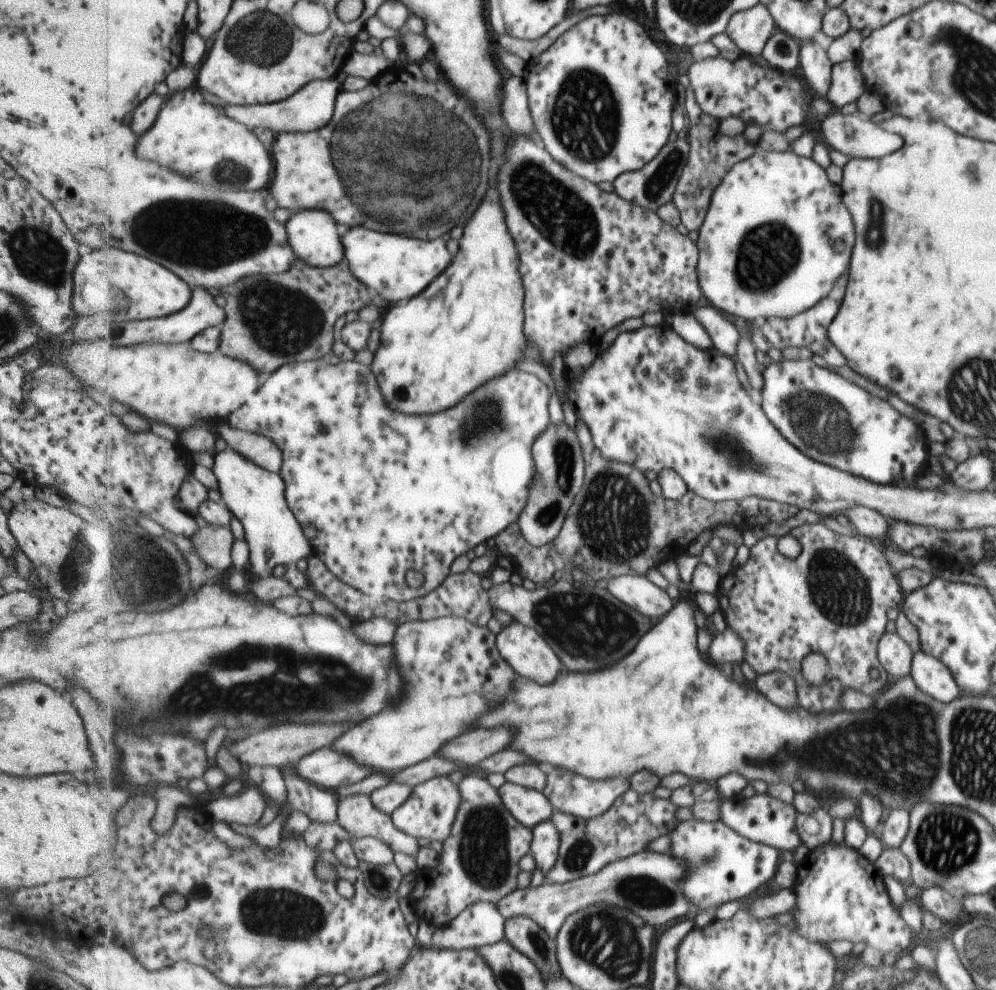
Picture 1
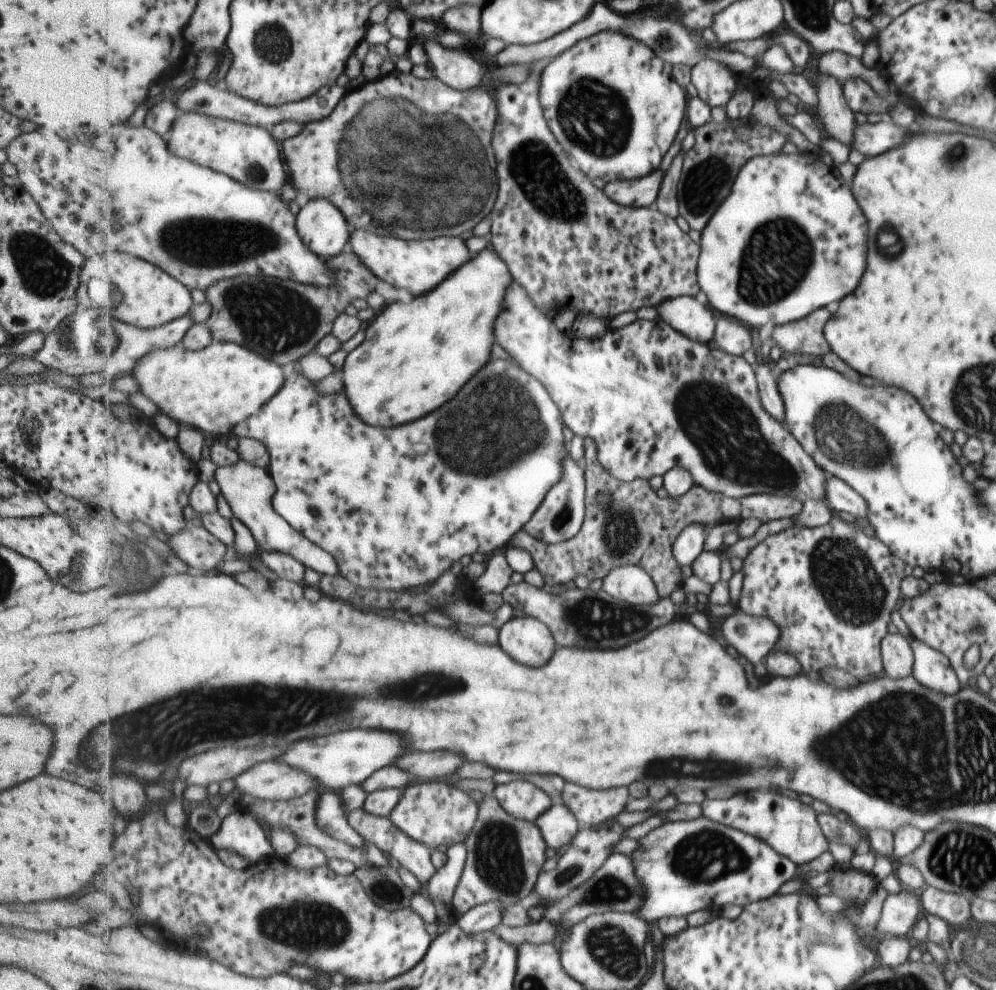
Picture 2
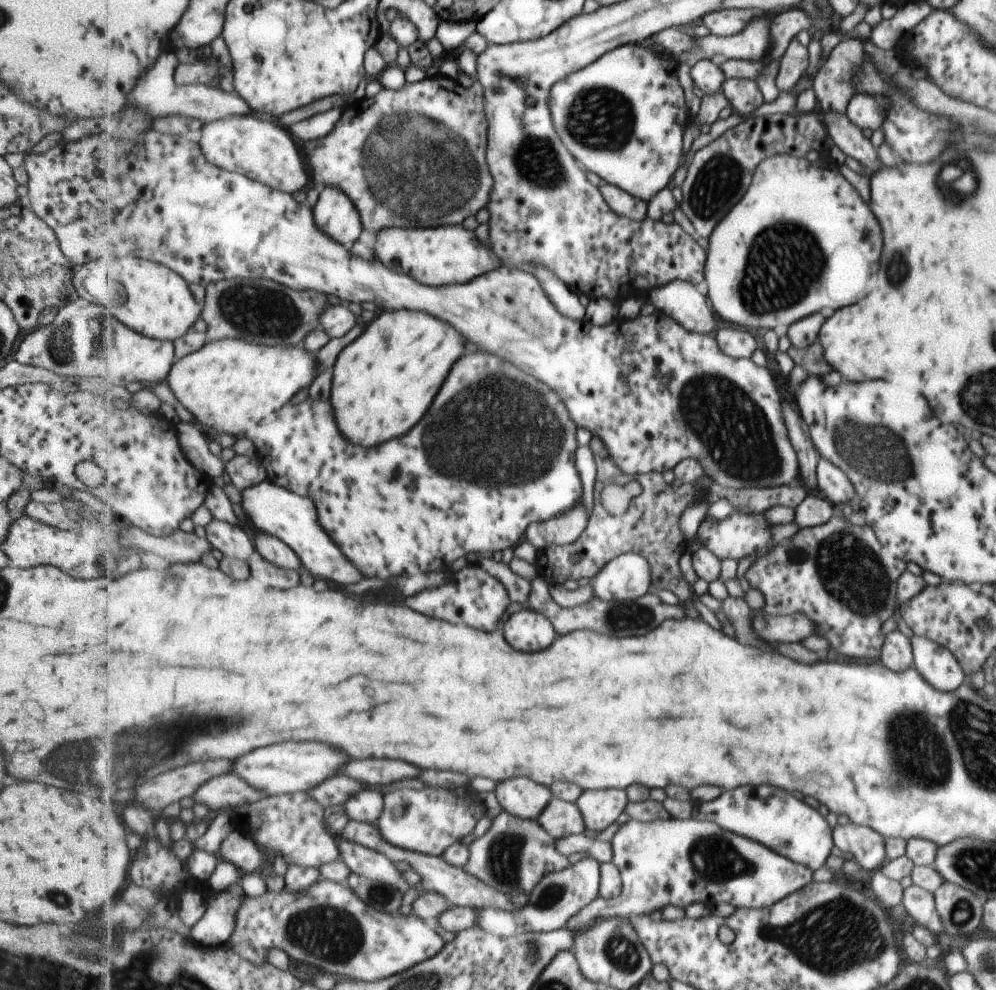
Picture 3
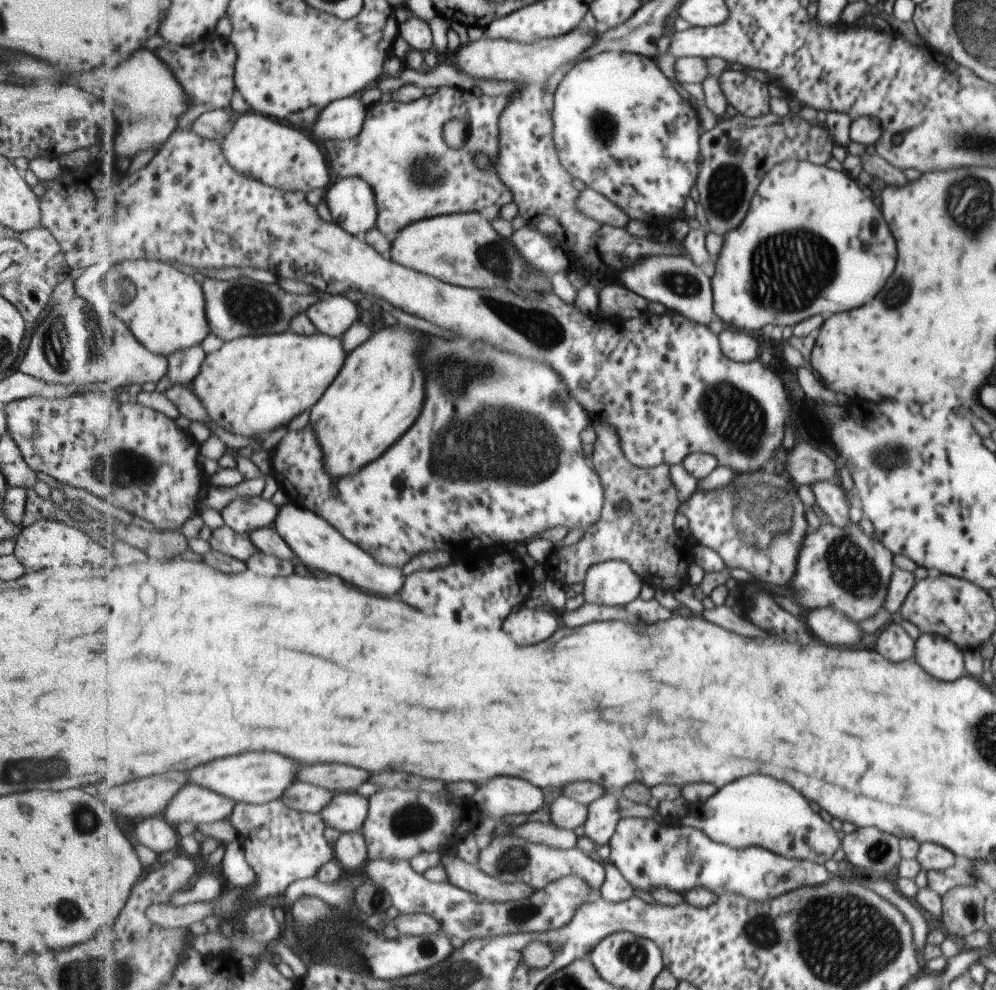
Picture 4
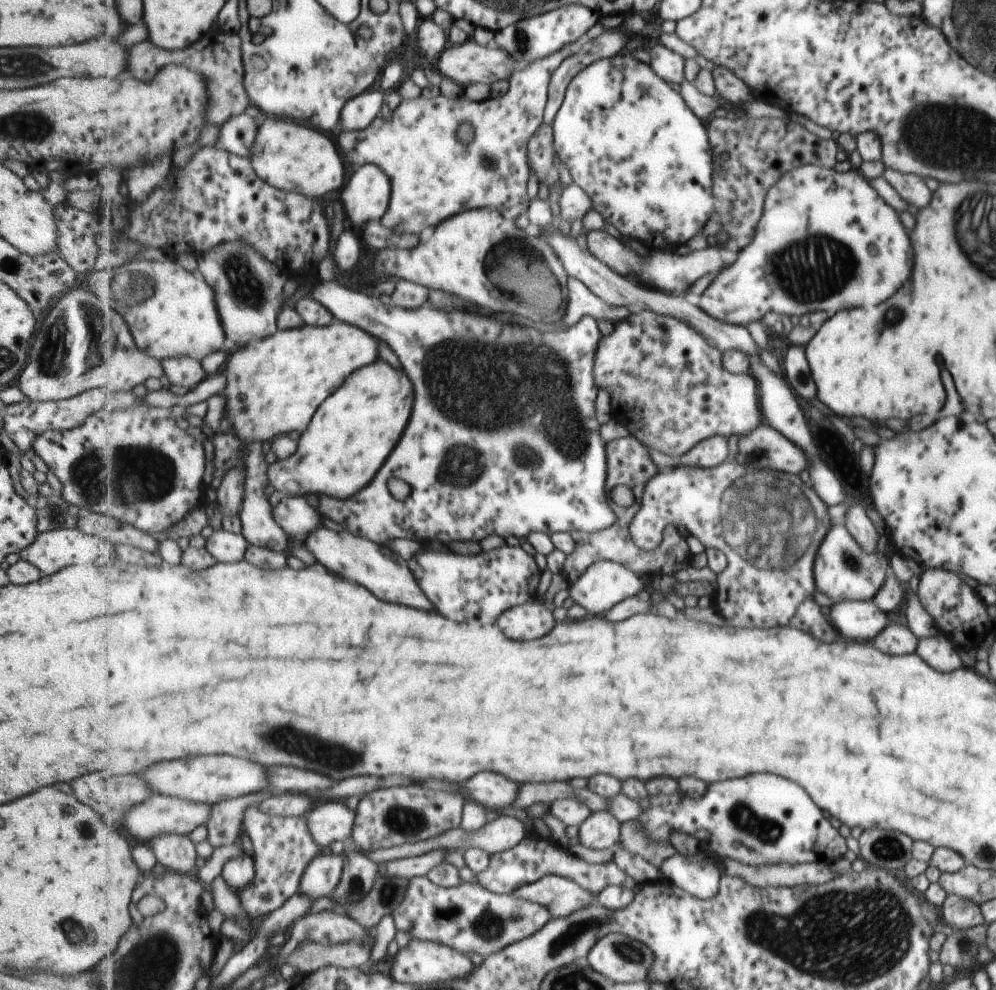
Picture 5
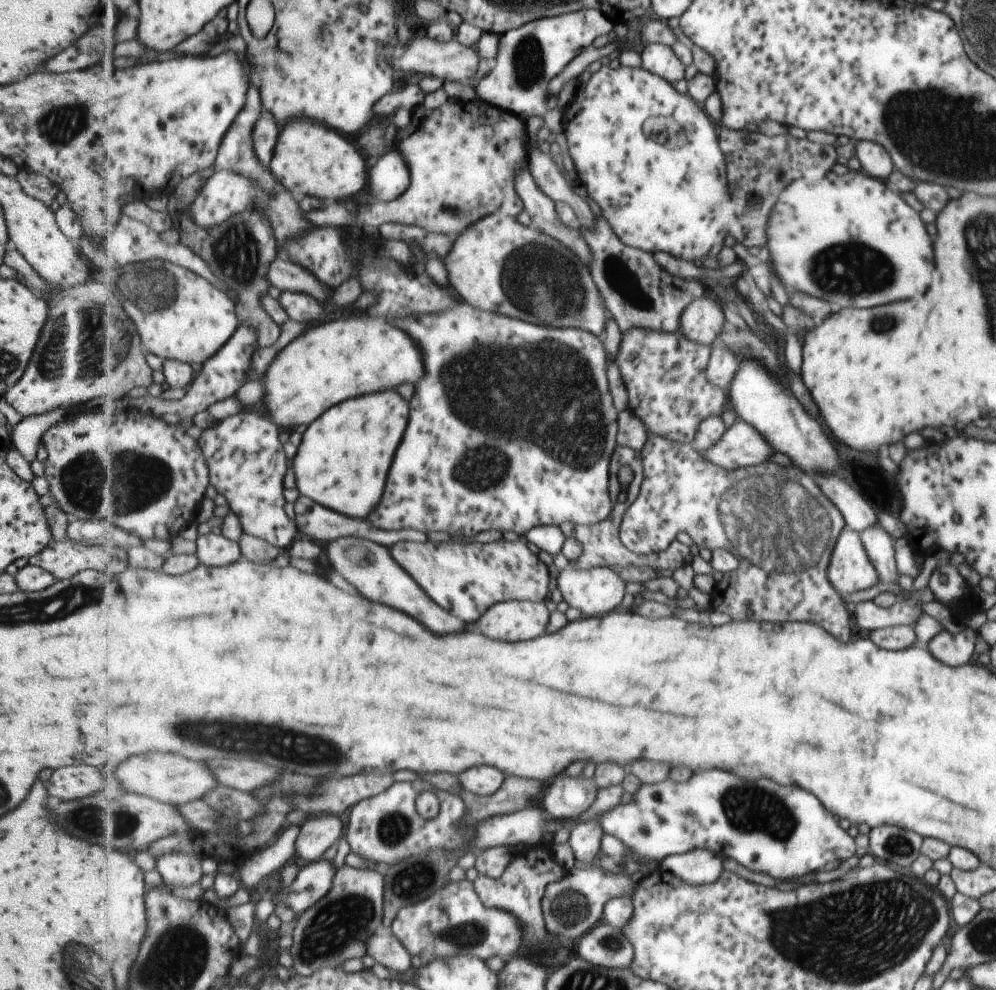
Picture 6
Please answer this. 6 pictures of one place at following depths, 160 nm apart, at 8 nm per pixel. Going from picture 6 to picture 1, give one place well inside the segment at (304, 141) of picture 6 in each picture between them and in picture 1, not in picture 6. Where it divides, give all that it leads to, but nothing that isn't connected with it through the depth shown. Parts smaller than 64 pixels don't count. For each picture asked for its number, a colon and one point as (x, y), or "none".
1: (193, 137)
2: (244, 152)
3: (259, 149)
4: (277, 154)
5: (319, 169)

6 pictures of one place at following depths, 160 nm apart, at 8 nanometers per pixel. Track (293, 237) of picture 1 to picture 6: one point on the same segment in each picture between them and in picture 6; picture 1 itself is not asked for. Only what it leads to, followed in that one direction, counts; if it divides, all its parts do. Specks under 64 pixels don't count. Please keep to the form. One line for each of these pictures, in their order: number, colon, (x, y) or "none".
2: (324, 228)
3: (335, 212)
4: (351, 202)
5: (366, 199)
6: (390, 176)

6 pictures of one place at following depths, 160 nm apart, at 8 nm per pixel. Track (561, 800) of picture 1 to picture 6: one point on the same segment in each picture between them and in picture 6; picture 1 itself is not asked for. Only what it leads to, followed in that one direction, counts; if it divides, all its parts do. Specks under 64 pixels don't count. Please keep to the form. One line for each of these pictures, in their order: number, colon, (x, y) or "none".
2: (592, 807)
3: (600, 808)
4: (603, 819)
5: (601, 831)
6: (586, 838)

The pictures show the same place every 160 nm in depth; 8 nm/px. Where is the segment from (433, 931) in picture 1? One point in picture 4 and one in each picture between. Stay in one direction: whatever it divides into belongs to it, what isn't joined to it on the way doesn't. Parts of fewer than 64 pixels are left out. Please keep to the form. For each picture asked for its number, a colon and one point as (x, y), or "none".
2: (541, 932)
3: (665, 862)
4: (651, 855)

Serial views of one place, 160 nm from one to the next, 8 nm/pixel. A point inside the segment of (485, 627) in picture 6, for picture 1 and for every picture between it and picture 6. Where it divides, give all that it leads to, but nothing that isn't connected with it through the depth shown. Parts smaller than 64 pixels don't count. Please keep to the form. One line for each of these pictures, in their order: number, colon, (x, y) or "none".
1: (525, 649)
2: (528, 640)
3: (528, 630)
4: (528, 626)
5: (534, 619)

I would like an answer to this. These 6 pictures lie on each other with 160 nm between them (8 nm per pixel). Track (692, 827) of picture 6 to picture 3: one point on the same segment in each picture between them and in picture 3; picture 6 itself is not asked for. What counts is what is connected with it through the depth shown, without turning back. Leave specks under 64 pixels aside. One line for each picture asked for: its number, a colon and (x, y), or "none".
3: (788, 826)
4: (757, 811)
5: (796, 830)

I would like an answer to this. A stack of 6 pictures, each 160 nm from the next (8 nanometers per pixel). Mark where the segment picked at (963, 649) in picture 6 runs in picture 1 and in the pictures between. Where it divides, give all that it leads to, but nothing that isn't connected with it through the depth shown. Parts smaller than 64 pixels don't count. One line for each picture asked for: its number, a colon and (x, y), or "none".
1: (931, 676)
2: (930, 668)
3: (937, 664)
4: (942, 659)
5: (938, 649)

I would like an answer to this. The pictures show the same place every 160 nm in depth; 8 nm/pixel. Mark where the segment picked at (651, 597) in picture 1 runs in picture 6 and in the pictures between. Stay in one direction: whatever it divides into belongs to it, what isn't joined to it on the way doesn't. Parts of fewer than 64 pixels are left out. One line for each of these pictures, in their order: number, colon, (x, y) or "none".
2: (632, 584)
3: (628, 577)
4: (613, 583)
5: (605, 584)
6: (596, 592)

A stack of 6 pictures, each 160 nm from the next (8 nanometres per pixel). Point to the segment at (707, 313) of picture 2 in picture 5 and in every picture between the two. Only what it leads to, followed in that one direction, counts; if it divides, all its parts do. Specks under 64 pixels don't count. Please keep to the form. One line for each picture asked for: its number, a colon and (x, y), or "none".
3: (688, 304)
4: (681, 286)
5: (672, 273)

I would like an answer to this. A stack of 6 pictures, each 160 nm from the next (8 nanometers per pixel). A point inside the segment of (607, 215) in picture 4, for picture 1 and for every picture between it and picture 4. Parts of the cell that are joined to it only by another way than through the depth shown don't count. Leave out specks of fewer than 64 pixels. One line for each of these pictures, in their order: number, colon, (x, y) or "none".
1: (654, 186)
2: (644, 192)
3: (627, 205)

